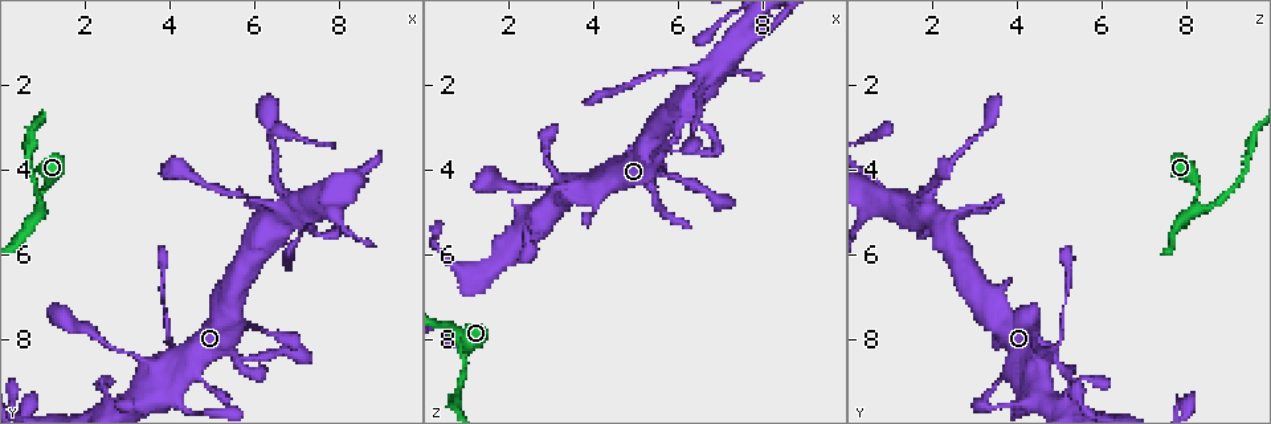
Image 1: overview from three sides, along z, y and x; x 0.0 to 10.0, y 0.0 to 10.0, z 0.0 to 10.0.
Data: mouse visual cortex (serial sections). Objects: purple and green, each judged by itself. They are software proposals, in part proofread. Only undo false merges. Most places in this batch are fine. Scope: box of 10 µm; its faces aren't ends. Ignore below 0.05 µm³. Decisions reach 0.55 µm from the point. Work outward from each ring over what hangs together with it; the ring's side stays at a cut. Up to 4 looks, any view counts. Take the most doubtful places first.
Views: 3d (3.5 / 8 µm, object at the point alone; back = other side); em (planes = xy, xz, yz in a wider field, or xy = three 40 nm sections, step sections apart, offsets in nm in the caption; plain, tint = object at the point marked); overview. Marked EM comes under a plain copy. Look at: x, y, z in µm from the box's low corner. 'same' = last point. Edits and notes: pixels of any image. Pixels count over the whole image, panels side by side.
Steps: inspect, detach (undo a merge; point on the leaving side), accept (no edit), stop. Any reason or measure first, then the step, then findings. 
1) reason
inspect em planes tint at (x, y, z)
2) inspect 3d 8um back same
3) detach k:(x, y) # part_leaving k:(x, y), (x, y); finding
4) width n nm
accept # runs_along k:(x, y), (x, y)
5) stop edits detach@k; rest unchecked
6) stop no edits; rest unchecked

thick turns thin
inspect 3d 3.5um at (6.75, 4.70, 1.95)

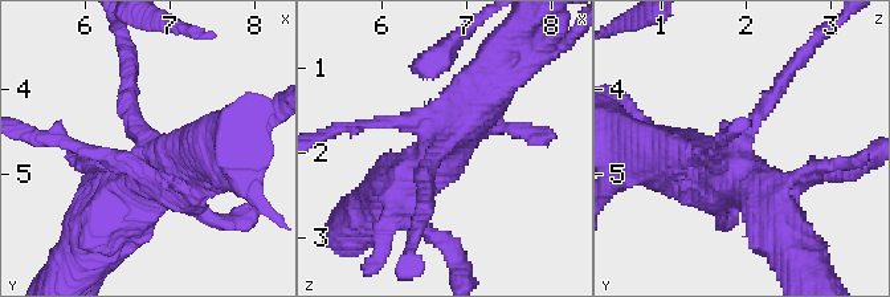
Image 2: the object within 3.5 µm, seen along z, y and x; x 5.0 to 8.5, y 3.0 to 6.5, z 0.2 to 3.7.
need the tissue
inspect em xy step 1 tint at (6.75, 4.70, 1.90)

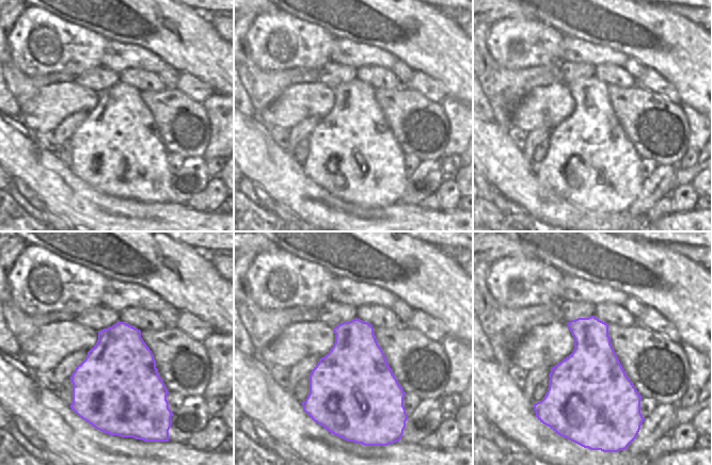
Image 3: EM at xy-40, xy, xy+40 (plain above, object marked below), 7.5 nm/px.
accept # runs_along 2:(399, 184), (493, 80); all the same cell

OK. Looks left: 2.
sudden change in width
inspect 3d 3.5um at (4.05, 8.20, 4.95)

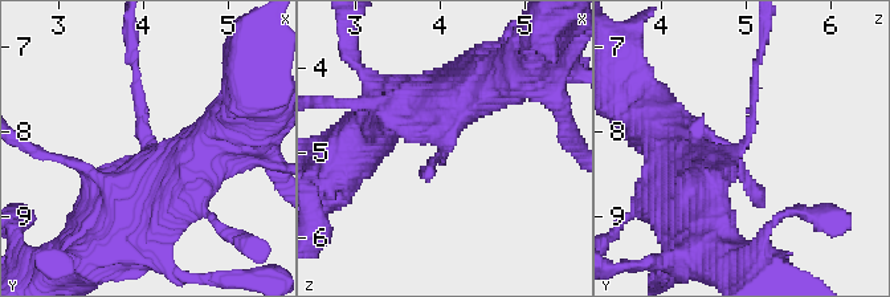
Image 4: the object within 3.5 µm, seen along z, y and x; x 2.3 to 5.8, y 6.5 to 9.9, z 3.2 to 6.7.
arm_widths 100, 600 nm
inspect em xy step 2 tint at (4.05, 8.10, 4.95)

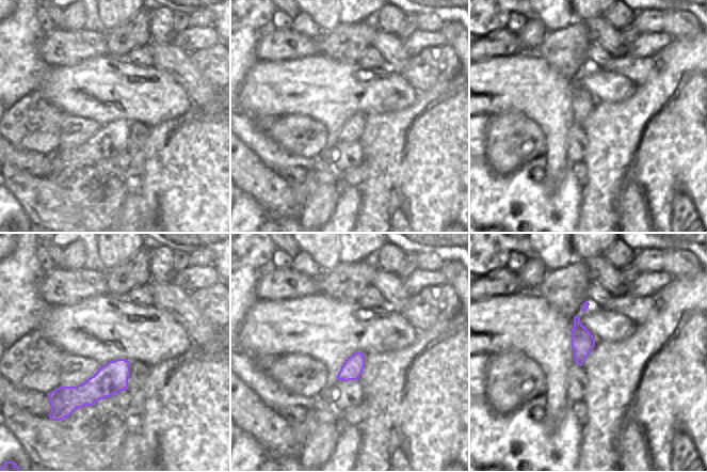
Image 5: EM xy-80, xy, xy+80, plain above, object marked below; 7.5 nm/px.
accept # runs_along 4:(682, 163), (747, 138), (758, 61); continuous, no second cell

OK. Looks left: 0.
stop no edits; rest unchecked

